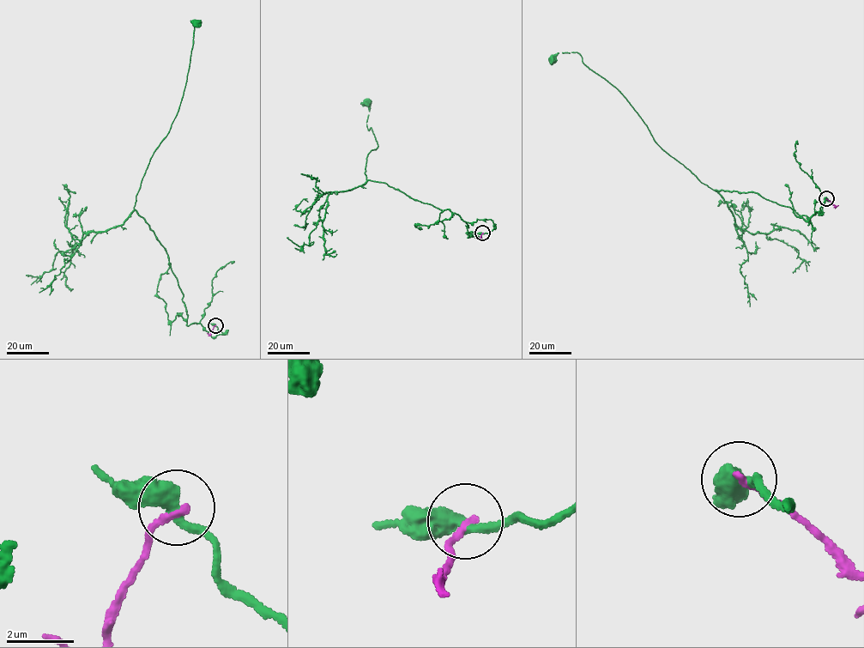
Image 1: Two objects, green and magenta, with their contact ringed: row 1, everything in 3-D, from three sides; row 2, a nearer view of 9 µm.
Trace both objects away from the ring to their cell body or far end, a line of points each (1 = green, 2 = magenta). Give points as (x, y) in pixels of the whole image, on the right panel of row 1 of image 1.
1: (826, 198), (808, 225), (759, 194), (713, 190), (657, 145), (625, 98), (578, 53), (552, 58)
2: (826, 198), (838, 205)

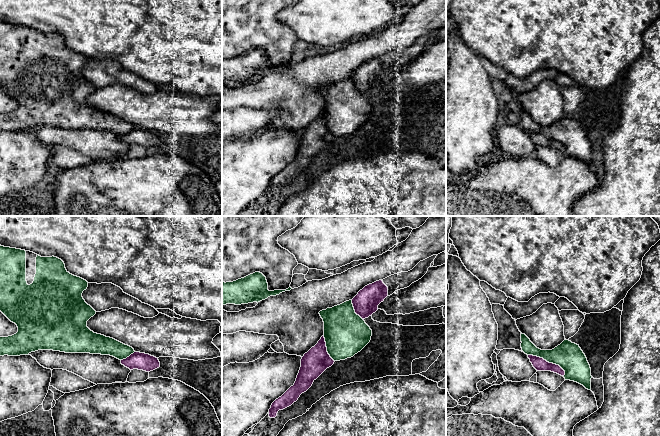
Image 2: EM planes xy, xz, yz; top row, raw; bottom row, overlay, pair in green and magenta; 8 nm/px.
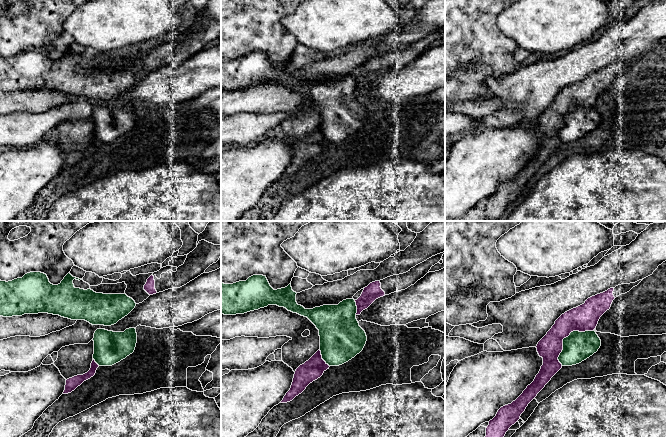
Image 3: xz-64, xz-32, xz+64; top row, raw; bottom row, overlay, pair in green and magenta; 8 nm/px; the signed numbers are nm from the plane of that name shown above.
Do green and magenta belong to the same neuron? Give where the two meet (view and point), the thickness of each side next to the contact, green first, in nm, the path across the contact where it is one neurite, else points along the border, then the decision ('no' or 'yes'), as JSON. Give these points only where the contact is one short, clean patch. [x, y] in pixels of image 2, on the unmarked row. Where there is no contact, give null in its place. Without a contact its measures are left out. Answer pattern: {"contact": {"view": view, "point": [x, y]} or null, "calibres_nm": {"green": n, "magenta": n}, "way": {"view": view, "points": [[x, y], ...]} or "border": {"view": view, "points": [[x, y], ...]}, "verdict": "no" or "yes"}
{"contact": {"view": "yz", "point": [549, 138]}, "calibres_nm": {"green": 220, "magenta": 100}, "verdict": "no"}

